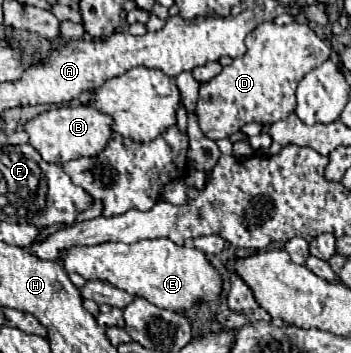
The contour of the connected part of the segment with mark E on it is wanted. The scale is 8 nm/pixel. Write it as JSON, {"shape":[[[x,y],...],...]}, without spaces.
{"shape":[[[141,240],[135,244],[107,242],[97,246],[69,248],[59,264],[67,274],[75,272],[85,280],[103,280],[133,296],[143,296],[155,306],[171,310],[187,310],[201,300],[217,300],[221,294],[221,278],[197,248],[177,246],[171,240]]]}

